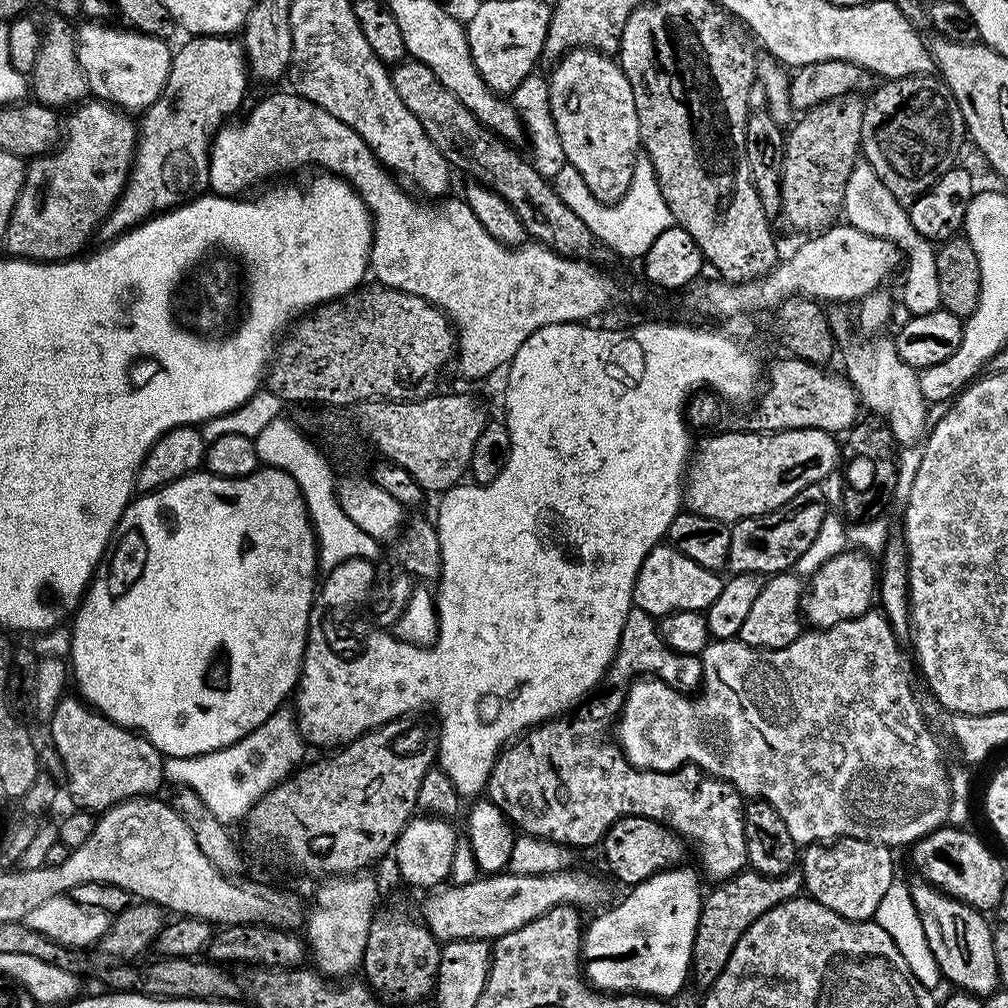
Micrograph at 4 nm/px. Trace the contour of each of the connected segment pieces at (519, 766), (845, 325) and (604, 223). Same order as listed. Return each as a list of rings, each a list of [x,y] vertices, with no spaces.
[[[633,607],[626,614],[626,622],[622,626],[622,638],[616,647],[614,658],[610,662],[610,666],[606,670],[603,678],[596,683],[595,688],[588,693],[587,697],[575,705],[571,710],[564,713],[563,716],[558,716],[547,720],[545,724],[537,724],[536,727],[528,729],[519,738],[511,741],[497,756],[492,773],[488,779],[488,787],[486,789],[487,799],[494,802],[494,806],[498,806],[498,810],[502,810],[504,815],[512,821],[513,825],[525,836],[537,836],[540,840],[553,840],[561,846],[569,846],[574,848],[588,848],[591,844],[599,845],[603,841],[606,830],[610,830],[610,826],[614,826],[614,822],[618,822],[627,816],[641,816],[642,818],[650,818],[656,820],[659,824],[664,824],[671,828],[677,836],[685,841],[694,843],[700,847],[700,860],[704,863],[704,872],[712,879],[712,882],[728,880],[732,876],[737,876],[742,871],[748,868],[748,855],[746,854],[746,834],[744,833],[744,805],[739,792],[734,785],[728,781],[719,780],[718,777],[704,772],[693,764],[685,764],[673,772],[651,772],[649,769],[635,768],[630,761],[624,756],[618,747],[617,741],[614,739],[614,725],[617,723],[618,717],[623,710],[624,700],[627,698],[628,691],[631,689],[633,681],[641,678],[655,677],[657,680],[670,685],[674,690],[687,694],[692,694],[701,687],[703,682],[703,662],[700,656],[691,656],[690,654],[682,654],[676,652],[668,643],[660,636],[657,617],[646,614],[646,610]]]
[[[836,306],[833,312],[827,313],[828,327],[832,330],[835,343],[844,351],[844,369],[843,375],[852,383],[854,390],[860,395],[860,403],[869,413],[875,414],[880,419],[885,420],[889,430],[892,432],[893,441],[900,444],[919,445],[925,439],[926,433],[930,428],[930,419],[928,420],[929,401],[925,400],[920,386],[920,377],[917,369],[912,368],[902,358],[896,349],[895,339],[880,340],[884,338],[862,338],[866,340],[856,340],[857,329],[854,327],[854,316],[847,312],[847,307]]]
[[[646,154],[636,158],[634,178],[630,182],[630,190],[616,204],[588,204],[588,224],[592,224],[592,232],[608,232],[608,240],[603,247],[613,253],[618,248],[626,252],[638,252],[648,244],[654,242],[652,232],[659,232],[673,227],[674,221],[670,214],[670,206],[662,198],[662,190],[656,181],[656,171]]]

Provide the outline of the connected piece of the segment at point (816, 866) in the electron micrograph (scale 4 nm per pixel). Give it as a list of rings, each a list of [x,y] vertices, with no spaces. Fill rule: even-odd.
[[[853,836],[807,845],[802,852],[802,888],[822,906],[844,920],[868,922],[875,917],[878,902],[894,882],[893,849]],[[804,864],[804,868],[803,868]]]

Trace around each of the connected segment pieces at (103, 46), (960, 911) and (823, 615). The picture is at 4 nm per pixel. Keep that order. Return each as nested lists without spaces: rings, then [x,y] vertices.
[[[84,22],[76,32],[76,53],[86,74],[89,93],[129,114],[143,113],[166,86],[173,53],[168,43],[158,36],[147,36],[104,22]]]
[[[917,881],[909,885],[911,898],[922,918],[922,928],[941,975],[961,991],[981,998],[992,995],[999,987],[1000,975],[997,972],[997,955],[994,954],[994,930],[986,922],[987,917],[969,904],[938,891],[927,881]]]
[[[851,550],[852,552],[840,552],[837,556],[832,556],[816,573],[812,576],[812,581],[807,581],[804,590],[804,603],[802,605],[802,616],[805,621],[808,620],[813,629],[823,630],[834,626],[843,620],[853,620],[862,614],[866,614],[874,604],[878,596],[878,568],[874,563],[873,557],[860,550]]]

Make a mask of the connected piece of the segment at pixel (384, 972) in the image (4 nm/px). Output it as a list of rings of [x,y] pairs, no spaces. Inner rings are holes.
[[[396,904],[393,908],[381,907],[370,922],[369,938],[362,963],[363,979],[369,988],[385,1002],[391,1000],[420,1000],[423,996],[431,997],[436,986],[438,962],[440,961],[441,941],[432,935],[419,919],[412,917],[412,912],[404,904]]]

